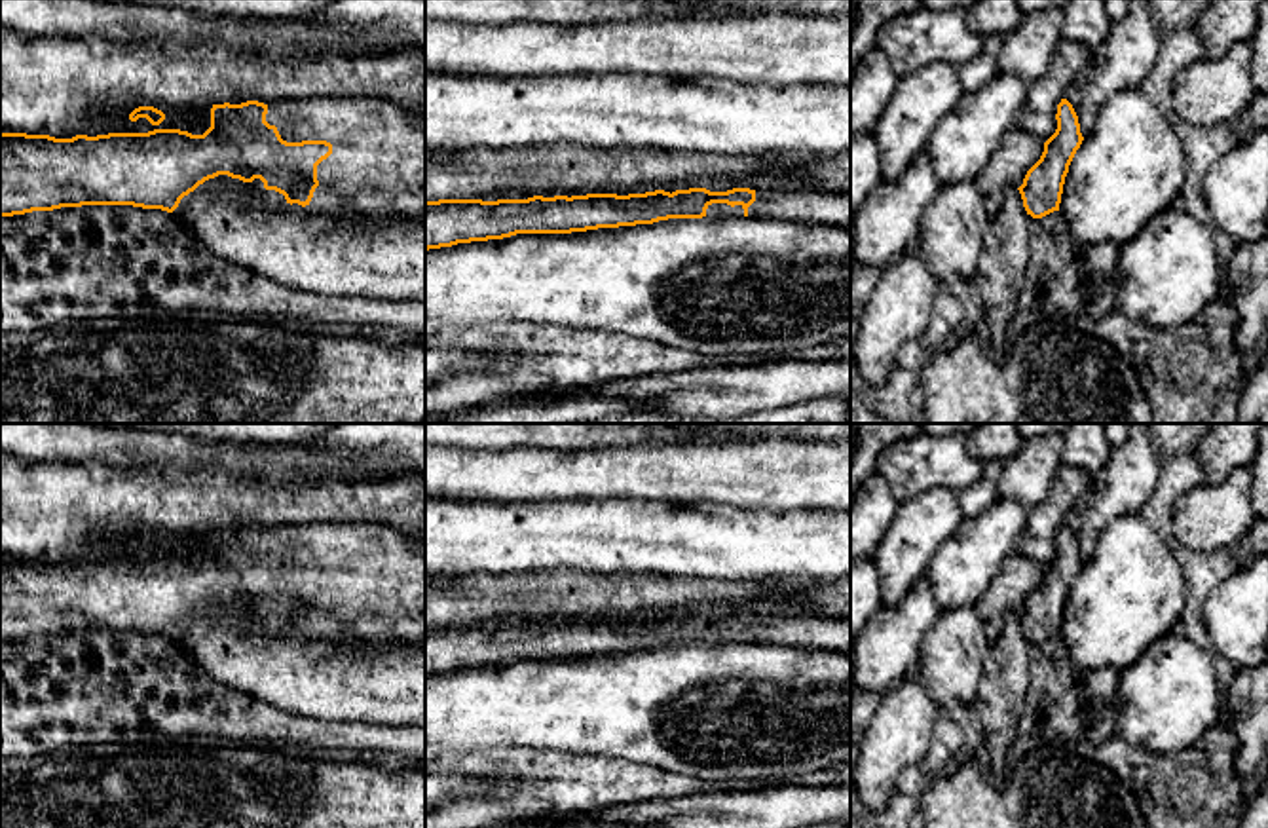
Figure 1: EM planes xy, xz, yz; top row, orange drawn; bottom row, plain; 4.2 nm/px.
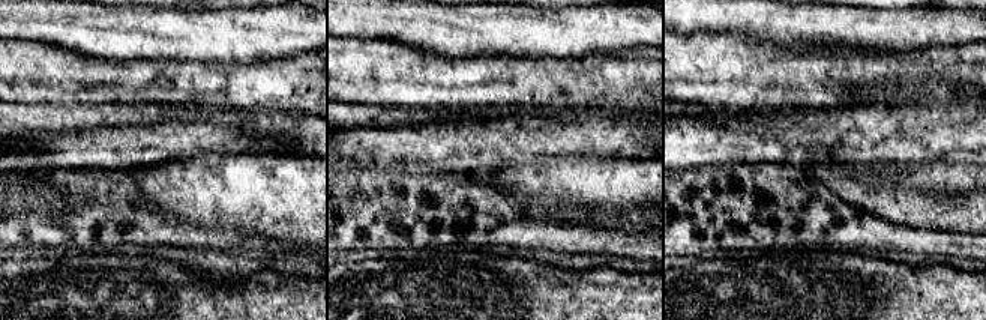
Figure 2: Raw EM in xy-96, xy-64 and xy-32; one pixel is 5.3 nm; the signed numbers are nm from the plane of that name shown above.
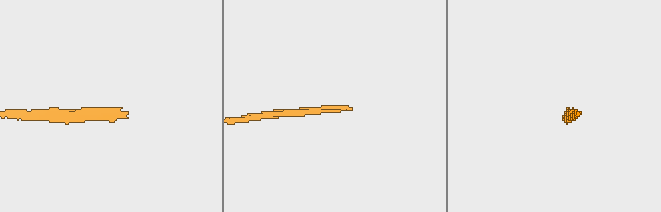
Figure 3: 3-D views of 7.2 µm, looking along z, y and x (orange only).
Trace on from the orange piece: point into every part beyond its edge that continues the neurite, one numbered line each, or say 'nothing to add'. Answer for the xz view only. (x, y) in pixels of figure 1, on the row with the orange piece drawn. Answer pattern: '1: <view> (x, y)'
1: xz (716, 209)

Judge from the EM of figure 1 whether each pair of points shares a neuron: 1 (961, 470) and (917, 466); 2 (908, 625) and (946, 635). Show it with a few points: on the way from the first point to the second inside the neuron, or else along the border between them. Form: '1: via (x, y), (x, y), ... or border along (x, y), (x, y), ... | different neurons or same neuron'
1: via (950, 466), (929, 466) | same neuron
2: border along (942, 610), (921, 642), (917, 665) | different neurons

